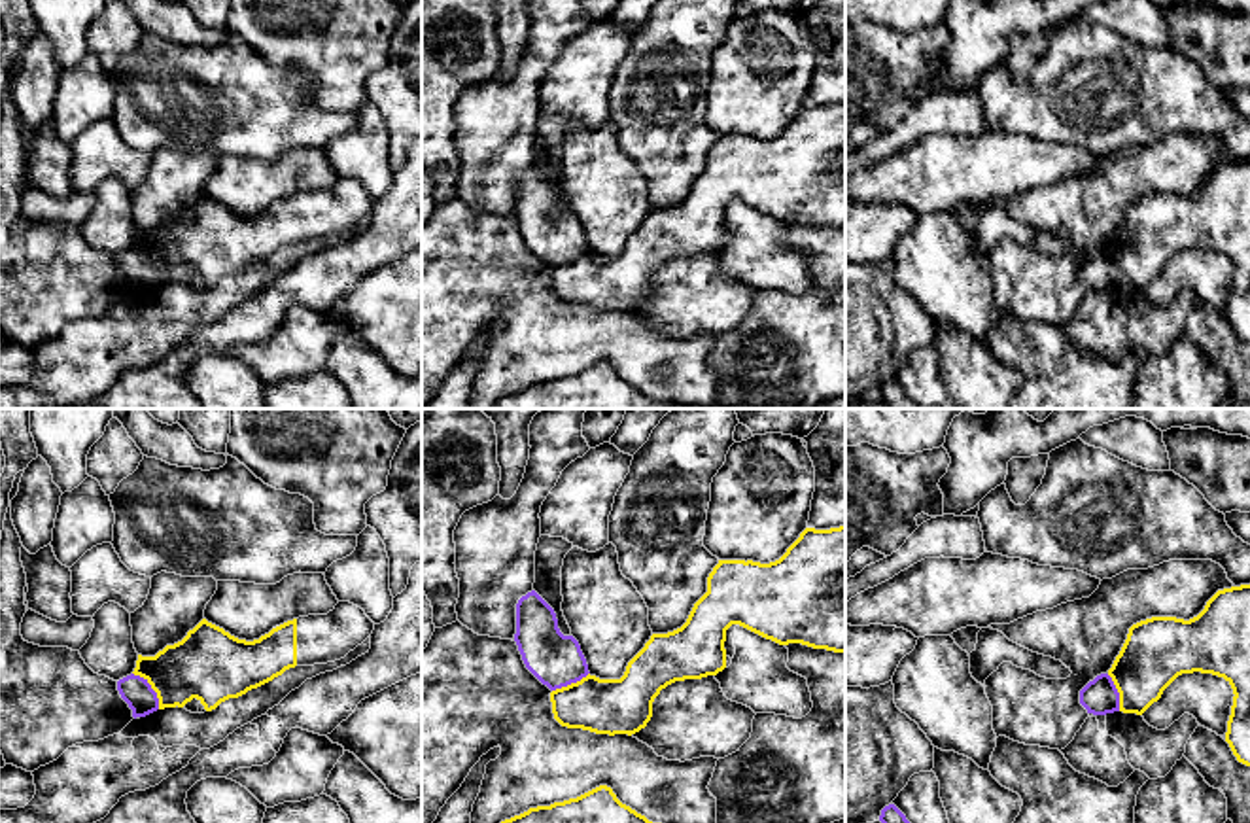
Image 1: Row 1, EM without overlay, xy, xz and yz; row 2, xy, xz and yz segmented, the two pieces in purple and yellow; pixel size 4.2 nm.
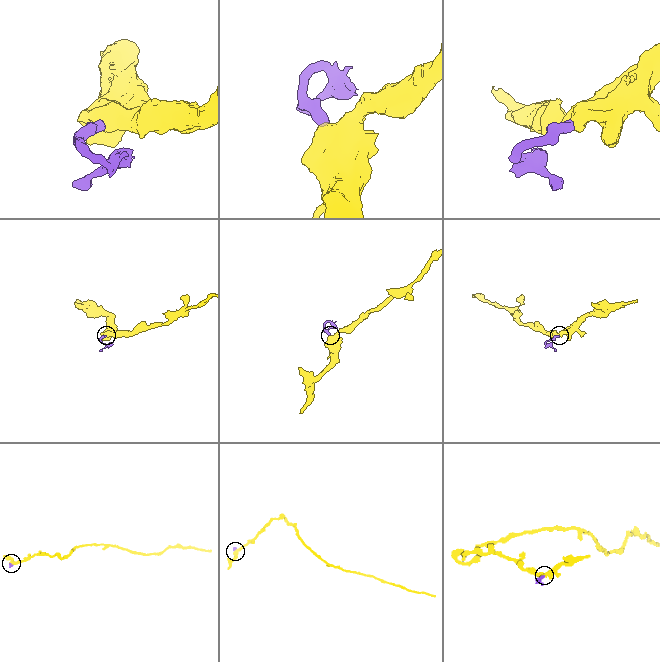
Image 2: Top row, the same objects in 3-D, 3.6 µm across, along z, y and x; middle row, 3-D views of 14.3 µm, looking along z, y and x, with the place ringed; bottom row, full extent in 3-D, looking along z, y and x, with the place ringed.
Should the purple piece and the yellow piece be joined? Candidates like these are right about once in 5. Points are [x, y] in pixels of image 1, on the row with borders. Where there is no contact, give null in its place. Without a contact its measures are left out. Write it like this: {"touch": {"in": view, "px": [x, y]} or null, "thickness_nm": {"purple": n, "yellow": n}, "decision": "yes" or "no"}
{"touch": {"in": "xy", "px": [152, 689]}, "thickness_nm": {"purple": 120, "yellow": 300}, "decision": "no"}

